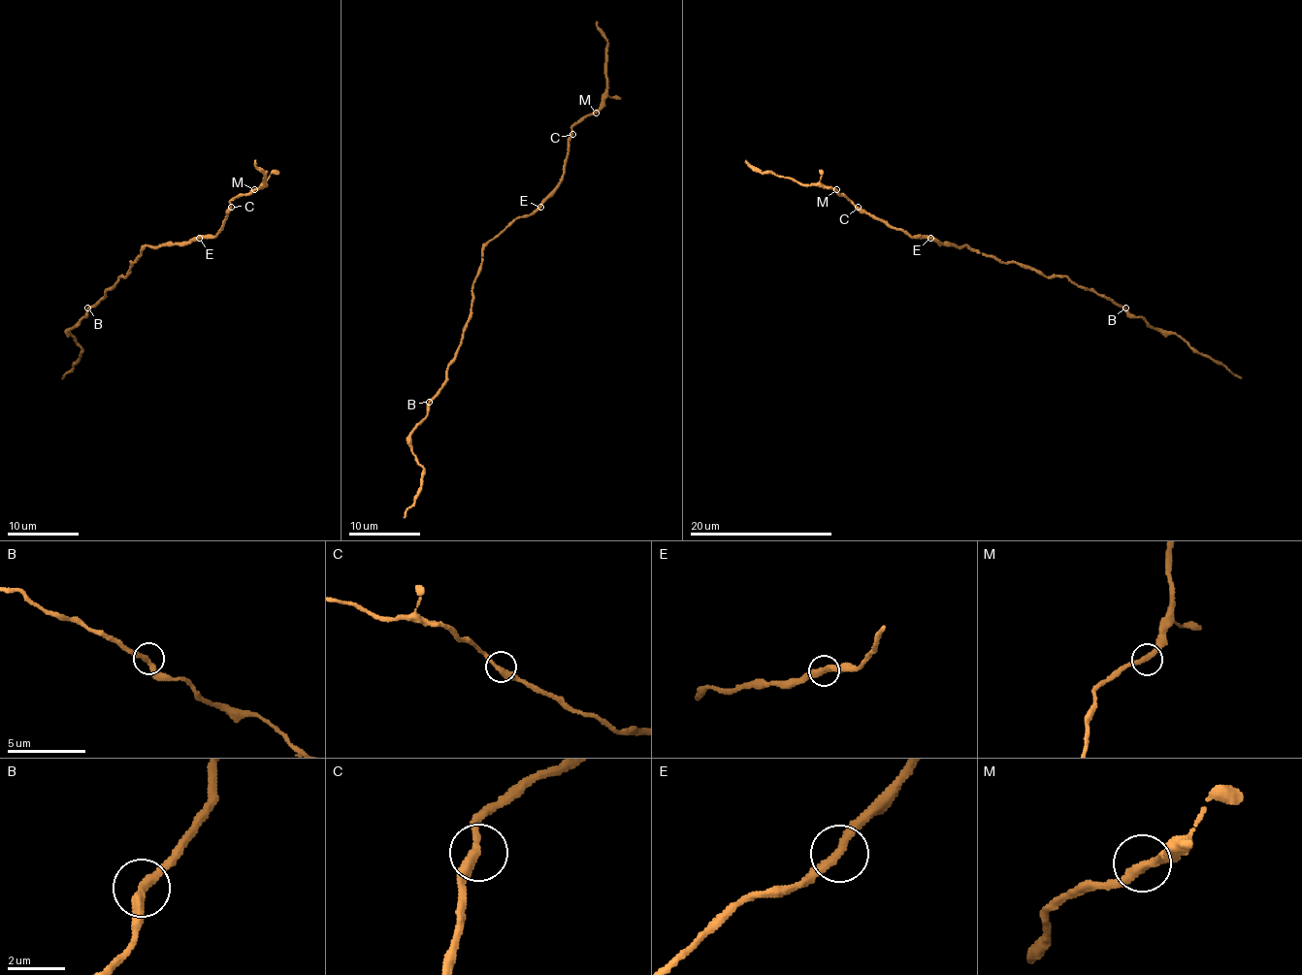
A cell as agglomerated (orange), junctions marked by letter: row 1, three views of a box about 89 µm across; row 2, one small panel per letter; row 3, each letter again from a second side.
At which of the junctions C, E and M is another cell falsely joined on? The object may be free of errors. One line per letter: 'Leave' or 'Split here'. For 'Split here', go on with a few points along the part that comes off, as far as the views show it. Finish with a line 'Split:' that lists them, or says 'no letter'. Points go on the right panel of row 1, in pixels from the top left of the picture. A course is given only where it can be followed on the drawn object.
C: Leave
E: Leave
M: Leave
Split: no letter

